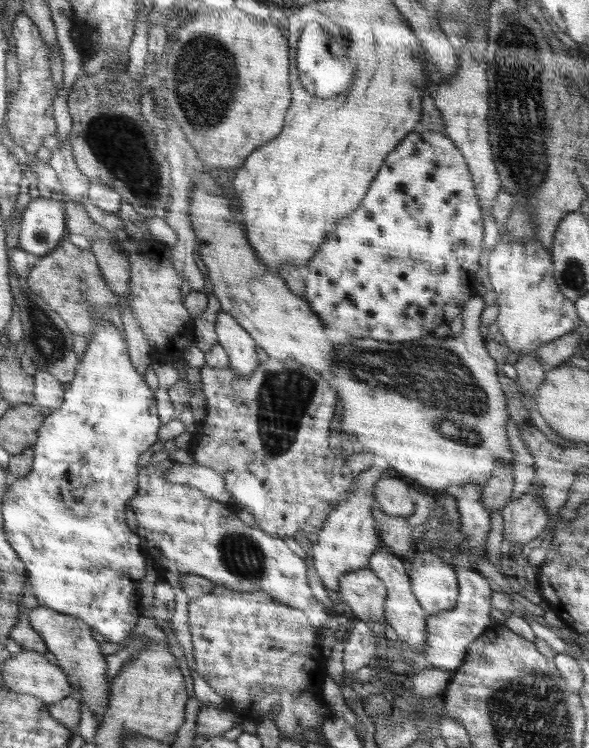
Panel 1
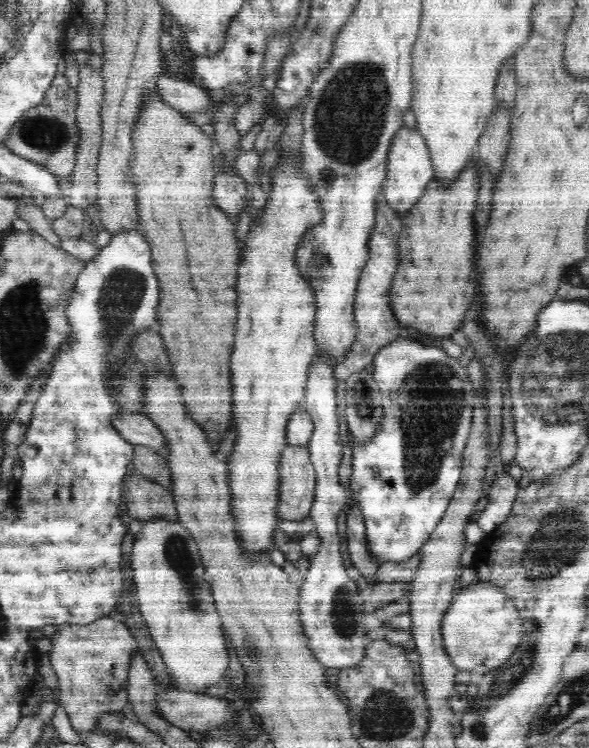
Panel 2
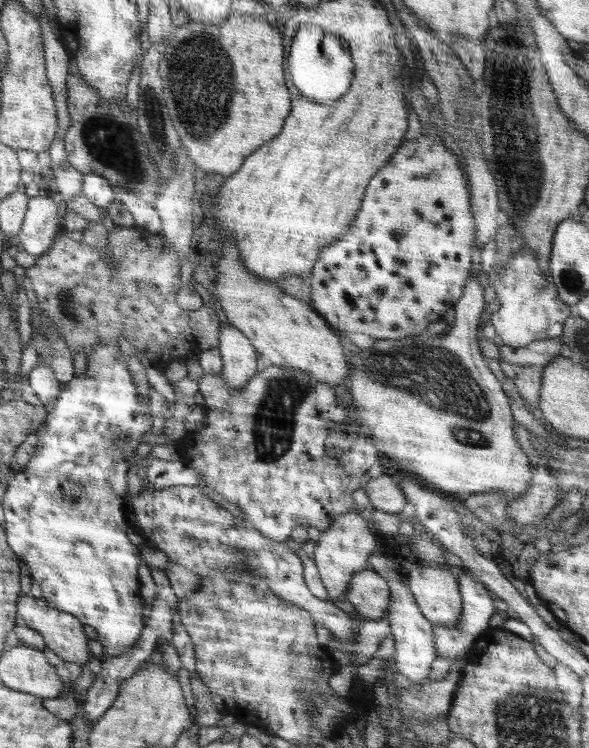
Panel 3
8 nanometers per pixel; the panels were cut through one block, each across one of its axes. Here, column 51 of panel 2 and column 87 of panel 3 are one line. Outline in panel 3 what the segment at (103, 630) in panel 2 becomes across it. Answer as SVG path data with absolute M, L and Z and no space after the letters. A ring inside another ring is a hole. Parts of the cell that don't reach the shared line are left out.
M21 593L18 597L17 614L22 618L24 625L44 636L45 646L56 656L60 656L65 662L76 662L81 668L84 667L88 660L86 636L82 632L82 624L76 615L58 610L58 607L50 605L46 600L34 598L30 593Z

